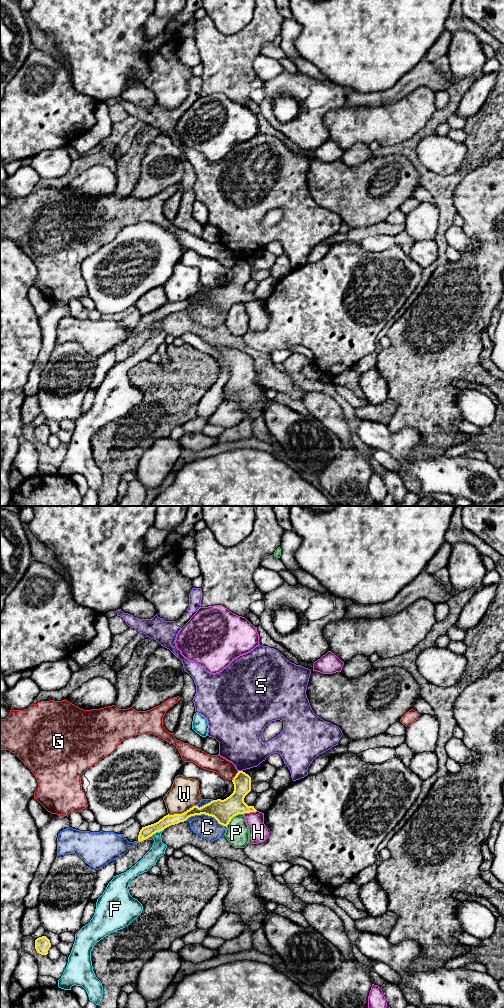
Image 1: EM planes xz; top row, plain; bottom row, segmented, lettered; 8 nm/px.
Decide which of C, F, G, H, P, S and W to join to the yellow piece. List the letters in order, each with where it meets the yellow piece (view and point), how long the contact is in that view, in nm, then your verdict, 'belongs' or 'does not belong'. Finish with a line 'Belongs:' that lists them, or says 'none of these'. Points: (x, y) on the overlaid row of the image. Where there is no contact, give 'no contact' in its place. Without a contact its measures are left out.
C: meets yellow in xz at (206, 814); contact 340 nm long; does not belong
F: meets yellow in xz at (156, 831); contact 130 nm long; does not belong
G: meets yellow in xz at (235, 776); contact 90 nm long; does not belong
H: meets yellow in xz at (249, 812); contact 110 nm long; does not belong
P: meets yellow in xz at (233, 816); contact 180 nm long; does not belong
S: meets yellow in xz at (240, 771); contact 40 nm long; does not belong
W: meets yellow in xz at (182, 813); contact 240 nm long; does not belong
Belongs: none of these

